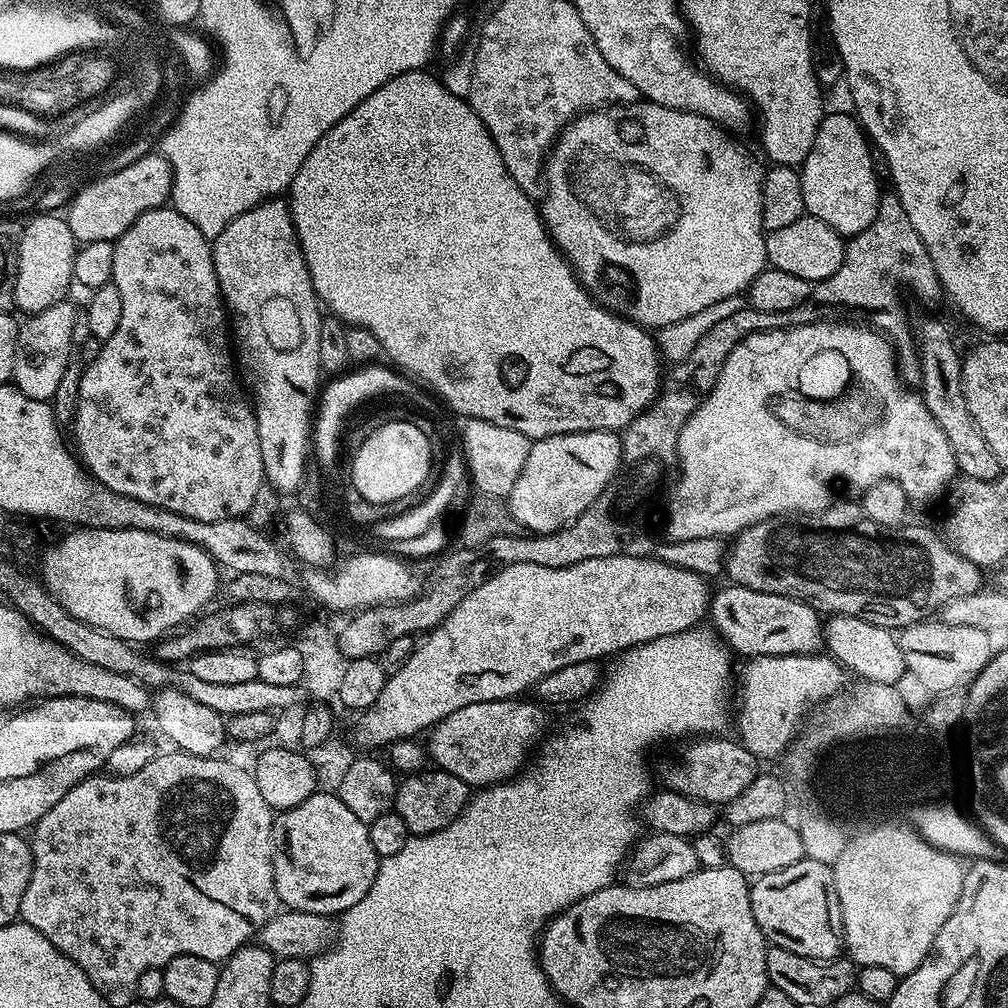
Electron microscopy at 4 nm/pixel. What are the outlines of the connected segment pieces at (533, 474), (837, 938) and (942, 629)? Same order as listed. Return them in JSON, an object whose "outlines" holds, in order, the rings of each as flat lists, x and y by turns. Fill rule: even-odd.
{"outlines":[[[606,430,558,434,531,441,526,466,522,466,518,482,514,482,506,497,512,517,528,534,557,532,572,524,615,478,623,449,621,437]],[[805,858,794,862,794,866,786,866,786,870,774,870,765,876,757,876,750,884,750,902,754,910,754,922,758,922,769,945,802,954,811,960,835,960,845,951,844,923,829,865]],[[941,618,919,620,899,629,898,639,904,655,905,669,932,694,964,688,991,662,994,655,993,637,986,630,972,626,950,625]]]}

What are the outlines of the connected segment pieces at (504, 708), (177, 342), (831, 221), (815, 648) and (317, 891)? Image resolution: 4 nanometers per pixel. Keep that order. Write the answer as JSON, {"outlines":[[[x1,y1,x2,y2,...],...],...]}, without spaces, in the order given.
{"outlines":[[[528,698,474,702,439,720,427,733,426,752,431,763,454,774,454,778,462,778,462,782,476,790,512,779,529,763,534,749,546,736,545,709,531,699,524,699]],[[165,206,146,210,146,214,136,219,134,226,130,226,130,230,126,230,115,240,113,250,114,266,110,282,118,290,118,294,122,294,122,318,118,322,118,330,114,330,114,334,110,334,110,338,103,341,101,354,85,367,82,374,74,421,76,428,74,446,83,467,90,473,95,483,101,484,111,492,117,492,126,498,134,498,138,502,146,502,155,508,174,510,174,514,182,514,198,522,222,522,226,518,238,520,247,517,254,498,258,498,258,490,266,484,262,466,262,446,258,438,256,409,249,393,238,379,234,348,230,343,230,320,226,315,224,298,220,295,209,237,204,236,202,230,198,230,198,226,190,222,190,218,182,218,182,214,178,214,176,208]],[[825,115,818,126,814,146,810,150,810,154,806,154,804,163,799,169,805,213,826,222,826,226,830,226,839,236,845,238,851,238,862,230,866,230,866,226,870,226,870,222,874,222,874,218,878,214,882,195,882,189,880,189,882,184,876,179,876,171,871,165,870,154,870,141,855,115]],[[726,584,713,593,709,617,723,641,744,658,815,655,823,647,821,613,808,603,784,595,765,594,740,584]],[[317,790,313,796,306,798,293,808,285,808,275,813,272,821,272,865,274,866,274,886,285,909,319,916,339,917,354,902,366,898,366,890,374,886,374,874,382,857,376,853,370,843,368,824,346,802,340,800,335,791]]]}

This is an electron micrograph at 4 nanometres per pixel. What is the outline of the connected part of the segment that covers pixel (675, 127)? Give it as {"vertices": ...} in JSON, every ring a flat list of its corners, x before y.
{"vertices":[[651,102,621,104,608,106,603,110,582,112,565,126,552,145,546,161,546,191,542,197,542,215,549,236,572,265,580,285,591,294,593,300,598,301,608,311,632,320,641,328,659,330,674,322,682,322,682,318,690,318,690,314,698,314,698,310,706,310,706,306,714,306,714,302,722,302,731,296,747,293,758,274,764,271,768,264,764,241,766,233,762,222,762,182,766,168,738,141,731,138,736,139,705,116,674,110,670,106,658,106]]}

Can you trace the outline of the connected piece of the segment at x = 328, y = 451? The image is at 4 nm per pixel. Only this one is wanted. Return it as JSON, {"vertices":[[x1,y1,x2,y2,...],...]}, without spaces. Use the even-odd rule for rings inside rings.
{"vertices":[[380,364,375,365,365,365,359,367,358,369,349,371,348,373,333,377,332,382,328,383,328,381,323,385,321,392,318,396,318,403,316,407,316,413,313,421,313,435,312,435,312,454,313,457,317,458,317,463,320,466,324,467,332,467,337,465,338,459,338,444,342,442,342,435,344,429,342,430,342,426,348,416,348,414,358,405,368,401,370,398,376,398,378,396,384,396,386,394,396,394,396,396,401,397,409,397,410,393,406,391,406,386,414,386,413,381,403,373,396,371,395,369,391,369,388,376,380,376]]}

